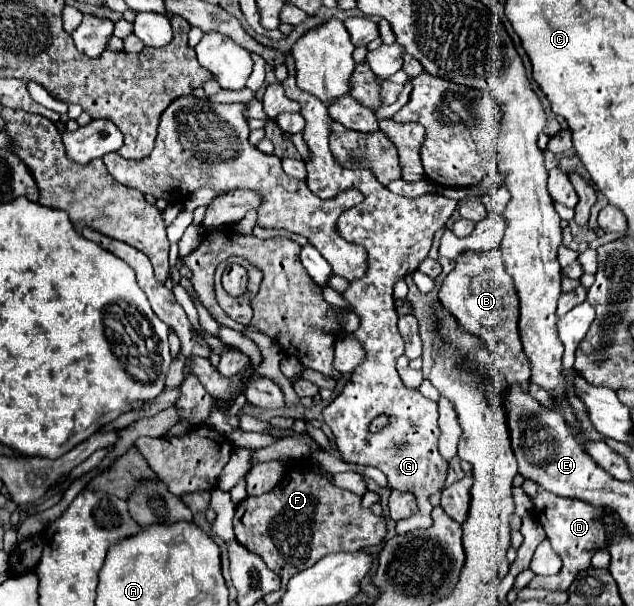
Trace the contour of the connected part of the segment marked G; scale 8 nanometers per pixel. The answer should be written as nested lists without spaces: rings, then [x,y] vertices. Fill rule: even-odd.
[[[290,52],[286,54],[284,64],[288,68],[288,78],[282,82],[284,92],[286,96],[302,104],[300,114],[306,120],[302,134],[304,142],[310,148],[310,160],[306,162],[306,184],[310,192],[320,198],[332,198],[338,194],[338,190],[358,188],[364,194],[362,204],[350,208],[338,218],[338,232],[344,240],[362,246],[368,254],[366,276],[350,282],[348,290],[340,292],[340,296],[360,318],[360,326],[354,332],[354,338],[362,344],[366,354],[356,370],[346,378],[346,386],[342,388],[342,392],[324,408],[324,422],[336,436],[336,446],[346,462],[380,468],[388,476],[390,488],[414,492],[418,500],[418,512],[406,520],[400,520],[396,524],[396,532],[404,534],[416,528],[428,528],[432,524],[432,504],[428,496],[444,488],[448,462],[438,452],[438,404],[424,398],[418,390],[404,388],[396,370],[396,358],[404,354],[404,340],[396,326],[398,312],[392,298],[392,288],[400,278],[414,272],[418,264],[428,256],[434,232],[446,224],[458,202],[432,192],[416,198],[406,198],[378,184],[378,180],[374,180],[374,174],[366,168],[342,168],[328,148],[330,130],[326,106],[318,98],[296,88],[294,58]],[[380,414],[390,416],[390,426],[378,434],[370,434],[368,424]]]

